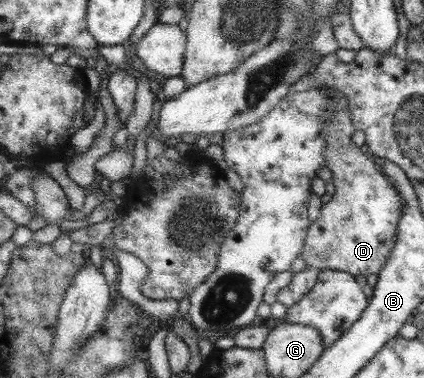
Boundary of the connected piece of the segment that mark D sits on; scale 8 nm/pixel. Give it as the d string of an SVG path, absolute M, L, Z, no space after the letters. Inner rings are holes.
M342 110L335 112L335 116L325 123L325 132L327 132L328 136L328 147L327 151L328 162L326 162L326 166L333 174L333 183L335 185L335 193L332 198L327 202L322 204L322 208L320 210L320 216L314 220L313 225L310 226L308 236L306 238L306 247L303 251L302 258L305 261L306 266L316 267L323 271L324 269L332 269L335 271L346 271L354 276L360 276L360 274L365 277L368 274L375 274L376 276L380 276L382 274L382 269L384 269L384 265L386 265L387 259L391 257L393 254L394 248L397 246L398 240L398 225L400 225L400 221L402 220L402 213L406 210L406 200L402 198L400 192L396 187L393 186L393 183L386 177L384 171L381 170L381 166L379 161L374 158L372 154L364 154L362 150L352 142L352 136L354 136L354 132L356 132L356 127L354 127L353 119L350 114L350 110Z

